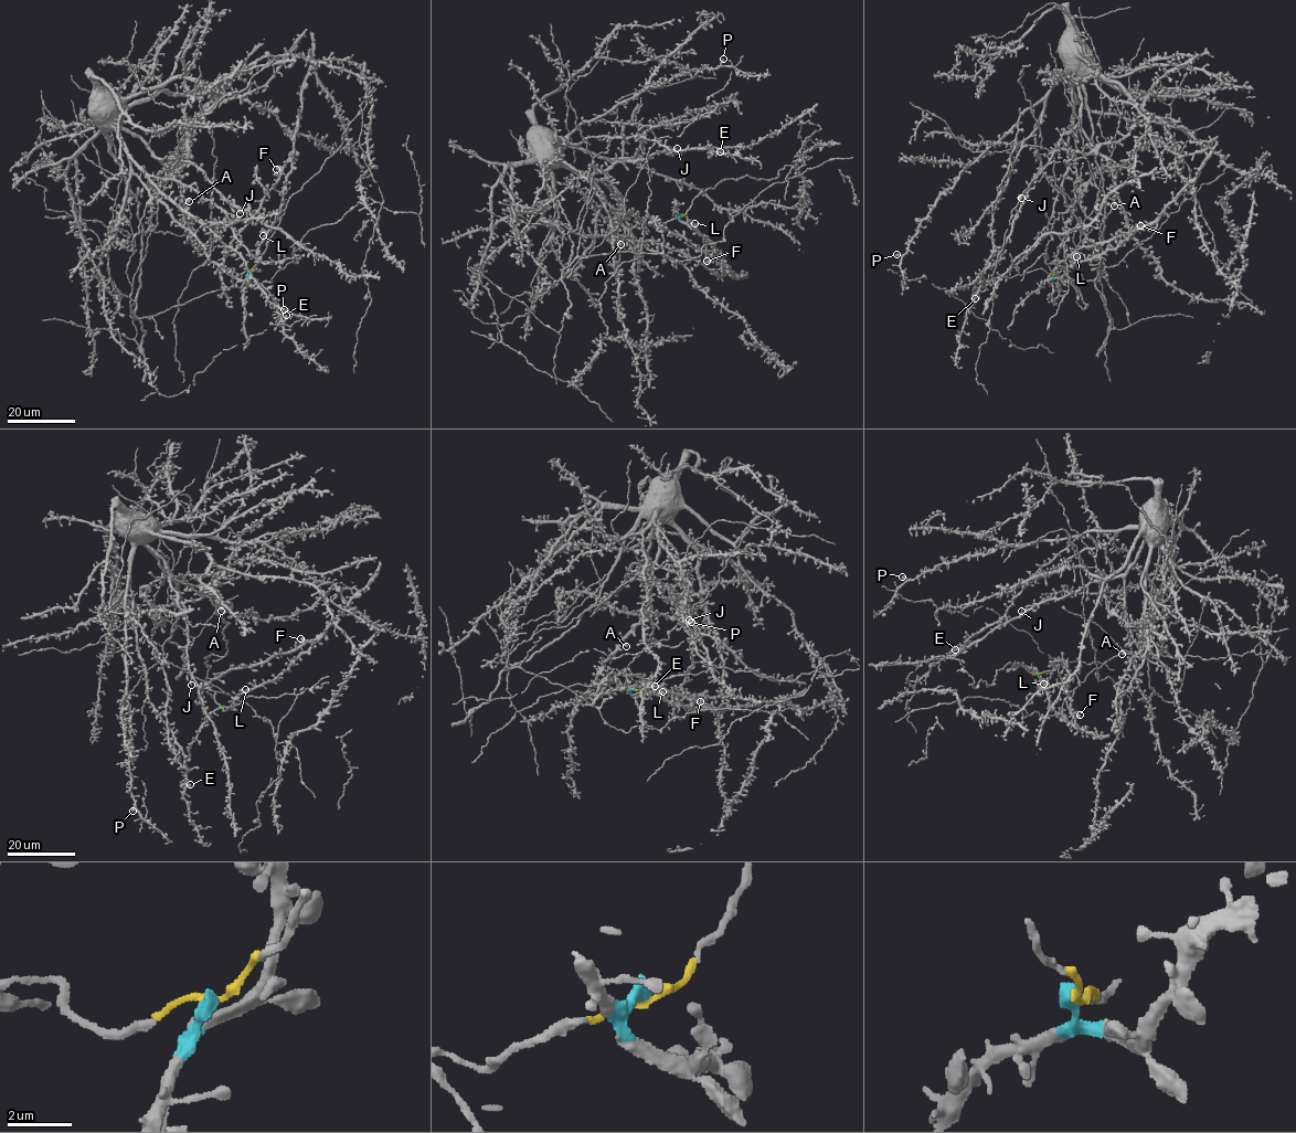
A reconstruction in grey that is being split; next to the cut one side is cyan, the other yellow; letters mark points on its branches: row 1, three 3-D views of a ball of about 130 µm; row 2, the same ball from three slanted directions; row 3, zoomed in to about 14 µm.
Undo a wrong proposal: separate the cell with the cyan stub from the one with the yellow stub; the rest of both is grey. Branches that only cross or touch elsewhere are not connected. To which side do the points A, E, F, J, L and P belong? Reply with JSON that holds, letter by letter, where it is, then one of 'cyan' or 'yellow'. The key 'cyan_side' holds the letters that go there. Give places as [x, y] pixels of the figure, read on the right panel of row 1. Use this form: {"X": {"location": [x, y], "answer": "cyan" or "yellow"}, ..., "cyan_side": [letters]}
{"A": {"location": [1114, 205], "answer": "yellow"}, "E": {"location": [975, 298], "answer": "yellow"}, "F": {"location": [1140, 225], "answer": "cyan"}, "J": {"location": [1021, 198], "answer": "yellow"}, "L": {"location": [1076, 256], "answer": "cyan"}, "P": {"location": [896, 254], "answer": "yellow"}, "cyan_side": ["F", "L"]}

